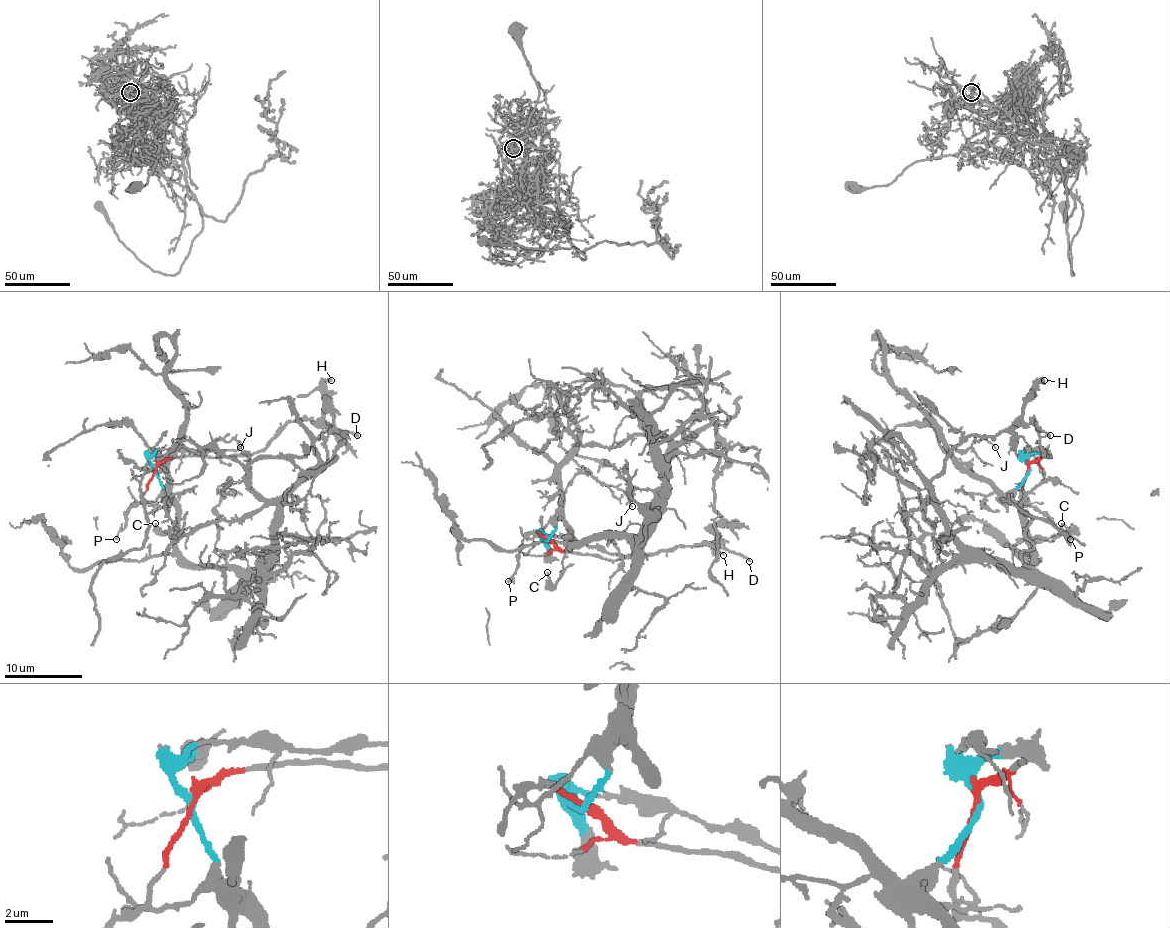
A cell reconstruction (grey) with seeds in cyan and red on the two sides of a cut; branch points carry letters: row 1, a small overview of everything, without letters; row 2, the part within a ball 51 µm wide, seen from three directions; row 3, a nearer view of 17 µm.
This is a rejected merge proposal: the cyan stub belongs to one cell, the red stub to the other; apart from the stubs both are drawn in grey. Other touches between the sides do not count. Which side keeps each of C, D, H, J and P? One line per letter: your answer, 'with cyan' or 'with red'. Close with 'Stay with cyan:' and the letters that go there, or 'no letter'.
C: with cyan
D: with red
H: with cyan
J: with cyan
P: with red
Stay with cyan: C, H, J

